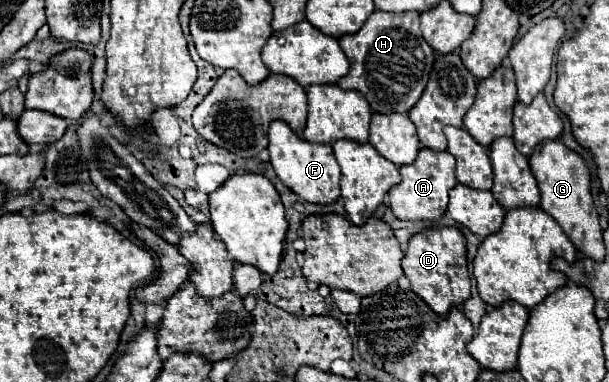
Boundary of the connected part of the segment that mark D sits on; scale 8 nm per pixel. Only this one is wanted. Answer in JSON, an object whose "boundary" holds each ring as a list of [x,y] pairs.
{"boundary":[[[455,226],[425,228],[411,236],[403,258],[403,272],[411,280],[411,290],[421,296],[437,314],[463,304],[471,296],[471,278],[465,258],[465,236]]]}

